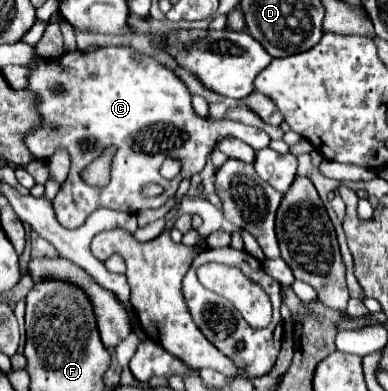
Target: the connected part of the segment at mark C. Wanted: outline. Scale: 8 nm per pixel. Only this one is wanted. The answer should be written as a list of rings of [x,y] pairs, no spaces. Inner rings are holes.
[[[113,45],[113,47],[103,47],[95,53],[65,53],[61,59],[39,59],[29,65],[33,75],[29,75],[29,87],[31,91],[37,91],[41,103],[41,115],[43,115],[43,127],[37,131],[29,131],[27,135],[27,147],[33,151],[35,159],[47,161],[51,159],[53,151],[57,147],[69,149],[71,155],[71,171],[67,181],[61,185],[61,191],[53,199],[55,207],[55,219],[67,227],[67,229],[77,229],[85,223],[85,219],[99,207],[109,207],[115,211],[127,211],[127,213],[137,213],[141,209],[149,207],[161,207],[165,199],[173,197],[181,179],[191,179],[195,173],[201,173],[209,153],[217,147],[217,143],[225,137],[239,137],[247,145],[251,145],[255,151],[263,149],[269,145],[269,135],[257,127],[239,123],[239,121],[229,121],[229,119],[211,119],[211,117],[199,117],[193,111],[191,105],[191,93],[185,87],[185,83],[165,65],[155,61],[153,57],[135,53],[135,49],[127,45]],[[105,147],[117,147],[117,153],[113,157],[111,165],[111,181],[105,187],[93,187],[87,185],[81,179],[81,171],[101,155]],[[167,157],[177,157],[183,161],[183,171],[175,179],[163,179],[159,175],[159,167]],[[147,183],[157,183],[163,187],[163,193],[159,197],[143,197],[141,189]]]

